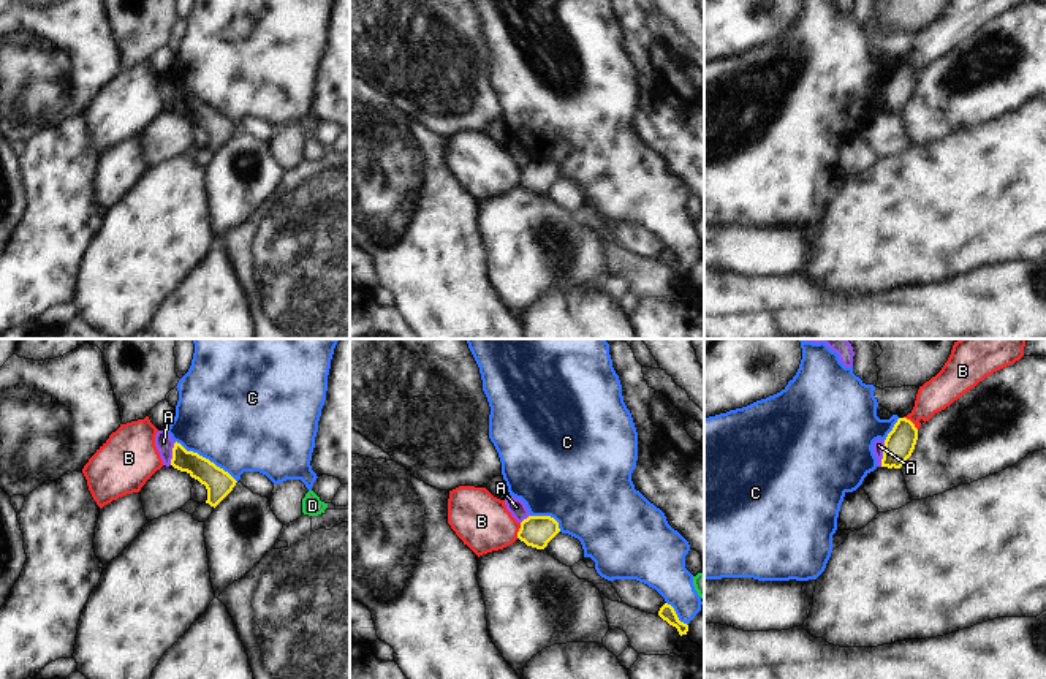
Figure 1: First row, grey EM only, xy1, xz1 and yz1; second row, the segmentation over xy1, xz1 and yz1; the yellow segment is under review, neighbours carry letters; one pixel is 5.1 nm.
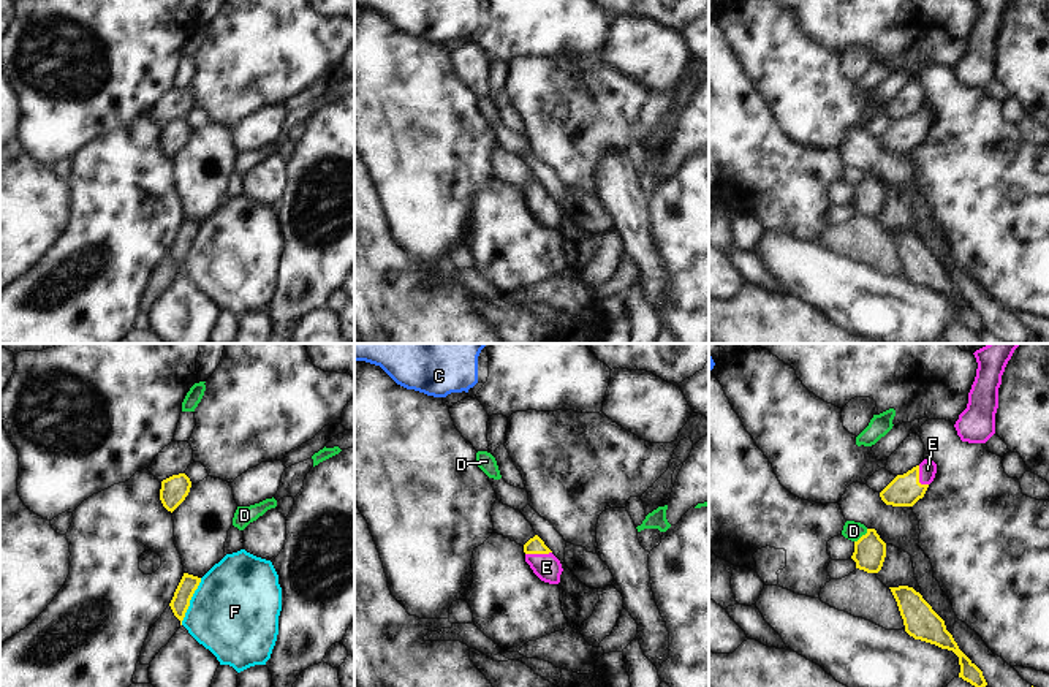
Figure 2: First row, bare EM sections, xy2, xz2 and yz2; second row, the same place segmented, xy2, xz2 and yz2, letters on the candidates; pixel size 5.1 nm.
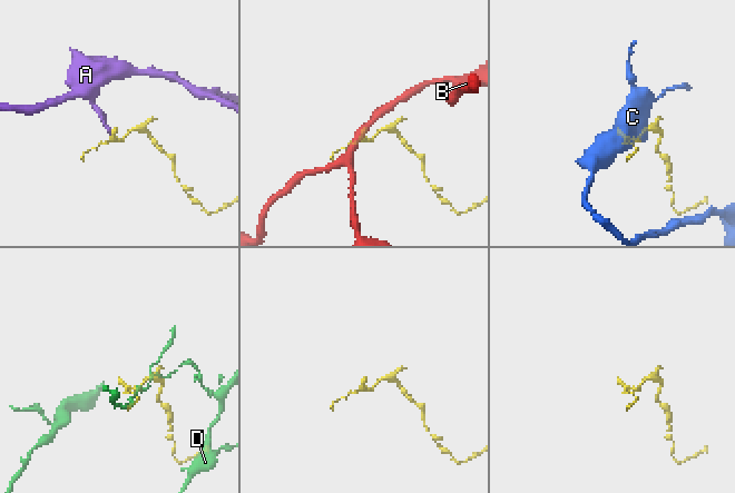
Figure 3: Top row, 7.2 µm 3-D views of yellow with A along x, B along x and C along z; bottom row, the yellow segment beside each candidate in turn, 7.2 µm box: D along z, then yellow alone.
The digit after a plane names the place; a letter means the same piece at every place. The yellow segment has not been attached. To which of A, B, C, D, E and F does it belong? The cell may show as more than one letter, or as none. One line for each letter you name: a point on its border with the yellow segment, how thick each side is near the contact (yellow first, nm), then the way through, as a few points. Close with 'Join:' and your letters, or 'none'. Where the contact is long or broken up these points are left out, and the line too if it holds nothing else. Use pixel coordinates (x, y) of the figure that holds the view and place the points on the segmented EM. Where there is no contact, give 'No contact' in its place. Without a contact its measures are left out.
E: Touches yellow at xz2 (538, 553). Thickness 90 nm (yellow) against 140 nm. Path across: xz2 (535, 545), (538, 553), (546, 567)
Join: E

